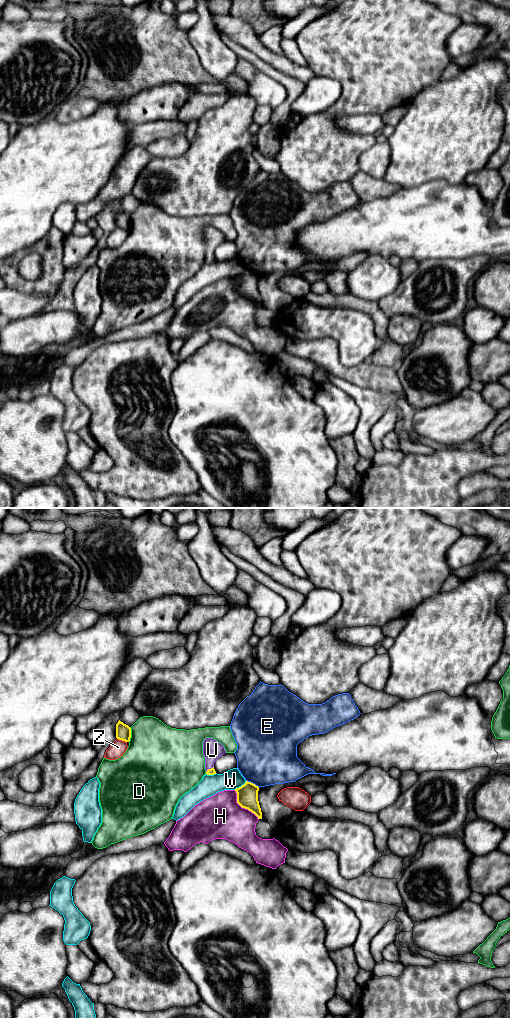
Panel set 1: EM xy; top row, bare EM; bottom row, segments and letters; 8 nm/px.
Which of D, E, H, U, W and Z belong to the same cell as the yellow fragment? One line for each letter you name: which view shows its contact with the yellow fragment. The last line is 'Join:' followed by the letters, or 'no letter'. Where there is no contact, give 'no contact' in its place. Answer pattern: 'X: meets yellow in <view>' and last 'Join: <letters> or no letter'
U: meets yellow in xy
Join: U

